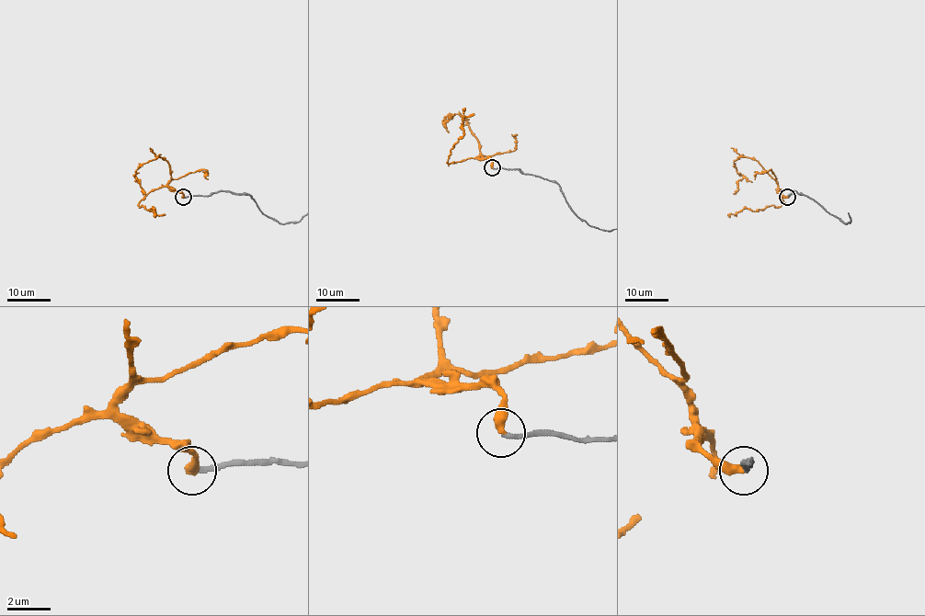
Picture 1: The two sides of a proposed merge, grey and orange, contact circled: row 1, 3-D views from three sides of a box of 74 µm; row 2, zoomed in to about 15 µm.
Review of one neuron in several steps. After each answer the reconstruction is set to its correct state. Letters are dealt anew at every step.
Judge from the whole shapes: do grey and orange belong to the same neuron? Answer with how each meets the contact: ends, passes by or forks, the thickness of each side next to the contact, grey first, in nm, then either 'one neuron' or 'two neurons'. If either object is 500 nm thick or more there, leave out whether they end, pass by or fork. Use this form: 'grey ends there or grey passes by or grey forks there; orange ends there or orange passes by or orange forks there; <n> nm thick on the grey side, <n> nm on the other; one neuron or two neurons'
grey ends there; orange ends there; 220 nm thick on the grey side, 400 nm on the other; one neuron

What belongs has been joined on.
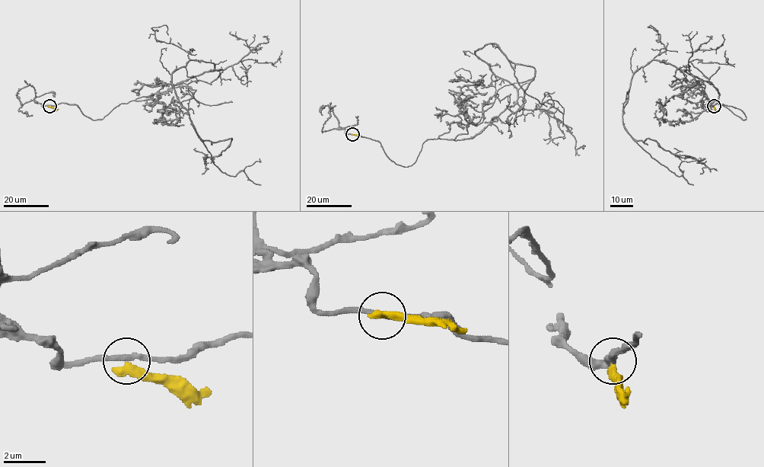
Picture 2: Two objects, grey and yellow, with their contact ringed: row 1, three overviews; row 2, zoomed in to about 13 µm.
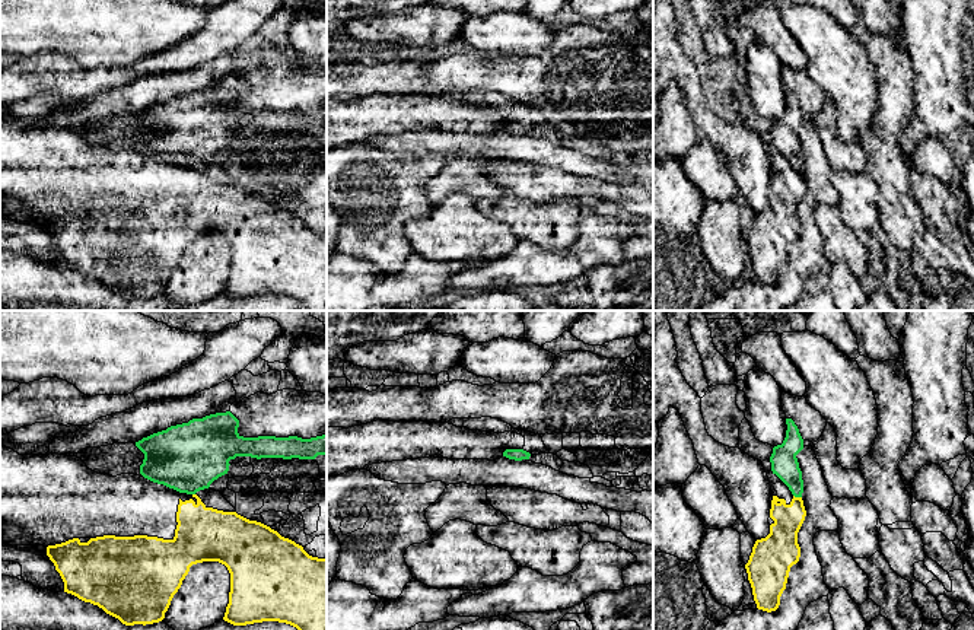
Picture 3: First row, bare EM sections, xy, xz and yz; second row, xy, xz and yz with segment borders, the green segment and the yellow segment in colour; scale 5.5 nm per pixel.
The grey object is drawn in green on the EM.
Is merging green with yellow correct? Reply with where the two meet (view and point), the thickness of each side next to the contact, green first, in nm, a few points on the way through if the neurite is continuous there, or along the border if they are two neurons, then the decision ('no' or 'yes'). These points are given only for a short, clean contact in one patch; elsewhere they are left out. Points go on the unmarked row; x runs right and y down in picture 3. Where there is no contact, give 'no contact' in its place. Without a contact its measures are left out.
yz (798, 169) | 150/160 nm | along yz (793, 168), (801, 171) | no

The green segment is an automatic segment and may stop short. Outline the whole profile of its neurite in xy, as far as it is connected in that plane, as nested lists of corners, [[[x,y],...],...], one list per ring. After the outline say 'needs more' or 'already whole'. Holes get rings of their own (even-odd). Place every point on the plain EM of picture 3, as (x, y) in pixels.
[[[226,85],[192,92],[188,96],[171,99],[166,104],[143,111],[136,115],[136,120],[144,127],[140,147],[179,166],[195,168],[209,162],[219,150],[227,147],[229,134],[236,130],[315,133],[318,128],[327,128],[327,108],[311,112],[297,109],[244,111],[238,106],[238,101],[239,93],[230,85]]] | already whole

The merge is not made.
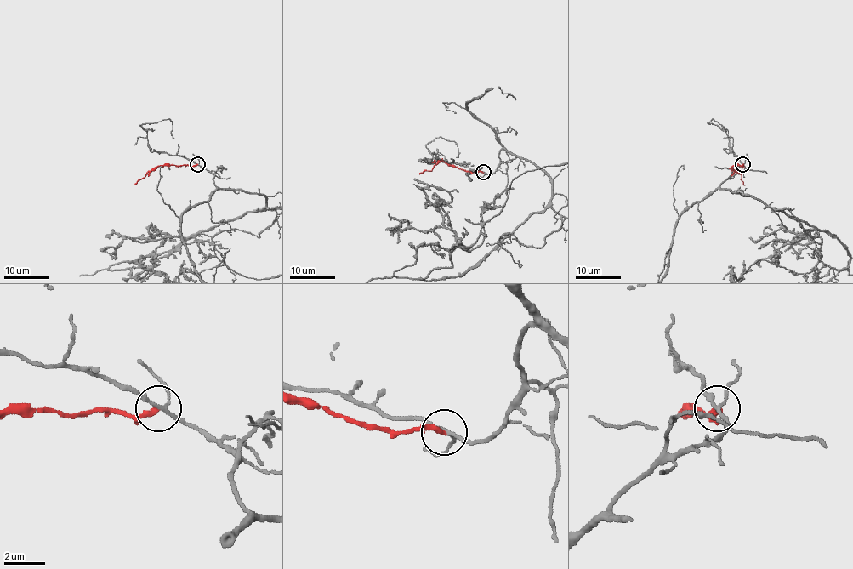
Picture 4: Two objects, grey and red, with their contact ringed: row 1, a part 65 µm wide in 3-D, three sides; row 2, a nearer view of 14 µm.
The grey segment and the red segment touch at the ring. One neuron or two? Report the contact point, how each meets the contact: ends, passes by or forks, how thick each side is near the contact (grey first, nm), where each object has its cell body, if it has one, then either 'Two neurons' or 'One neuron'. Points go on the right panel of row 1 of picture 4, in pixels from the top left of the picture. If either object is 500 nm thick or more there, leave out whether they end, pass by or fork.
Place: (742, 164). At the ring grey forks. At the ring red ends. Thickness 150 nm (grey) against 240 nm. Soma of grey: none. Soma of red: none. Two neurons

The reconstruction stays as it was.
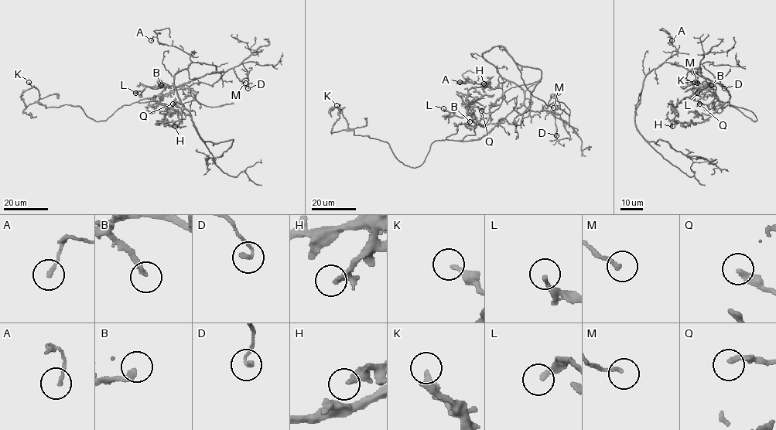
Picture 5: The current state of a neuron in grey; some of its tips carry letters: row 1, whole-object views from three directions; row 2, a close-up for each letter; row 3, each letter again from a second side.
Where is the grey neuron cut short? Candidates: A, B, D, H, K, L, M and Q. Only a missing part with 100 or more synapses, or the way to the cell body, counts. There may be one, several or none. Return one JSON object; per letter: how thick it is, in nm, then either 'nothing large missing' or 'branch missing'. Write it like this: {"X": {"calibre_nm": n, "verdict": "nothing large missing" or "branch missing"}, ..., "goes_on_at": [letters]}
{"A": {"calibre_nm": 150, "verdict": "nothing large missing"}, "B": {"calibre_nm": 240, "verdict": "nothing large missing"}, "D": {"calibre_nm": 180, "verdict": "nothing large missing"}, "H": {"calibre_nm": 170, "verdict": "nothing large missing"}, "K": {"calibre_nm": 200, "verdict": "nothing large missing"}, "L": {"calibre_nm": 220, "verdict": "nothing large missing"}, "M": {"calibre_nm": 160, "verdict": "nothing large missing"}, "Q": {"calibre_nm": 240, "verdict": "nothing large missing"}, "goes_on_at": []}

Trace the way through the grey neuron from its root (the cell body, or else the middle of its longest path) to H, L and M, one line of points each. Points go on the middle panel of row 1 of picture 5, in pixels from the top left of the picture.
H: (517, 108), (478, 139), (460, 141), (474, 134), (475, 122), (466, 107), (467, 91), (483, 83)
L: (517, 108), (478, 139), (464, 141), (446, 138), (459, 124), (483, 127), (474, 117), (458, 117), (443, 108)
M: (517, 108), (524, 105), (539, 112), (543, 106), (546, 108), (549, 105), (553, 107)

